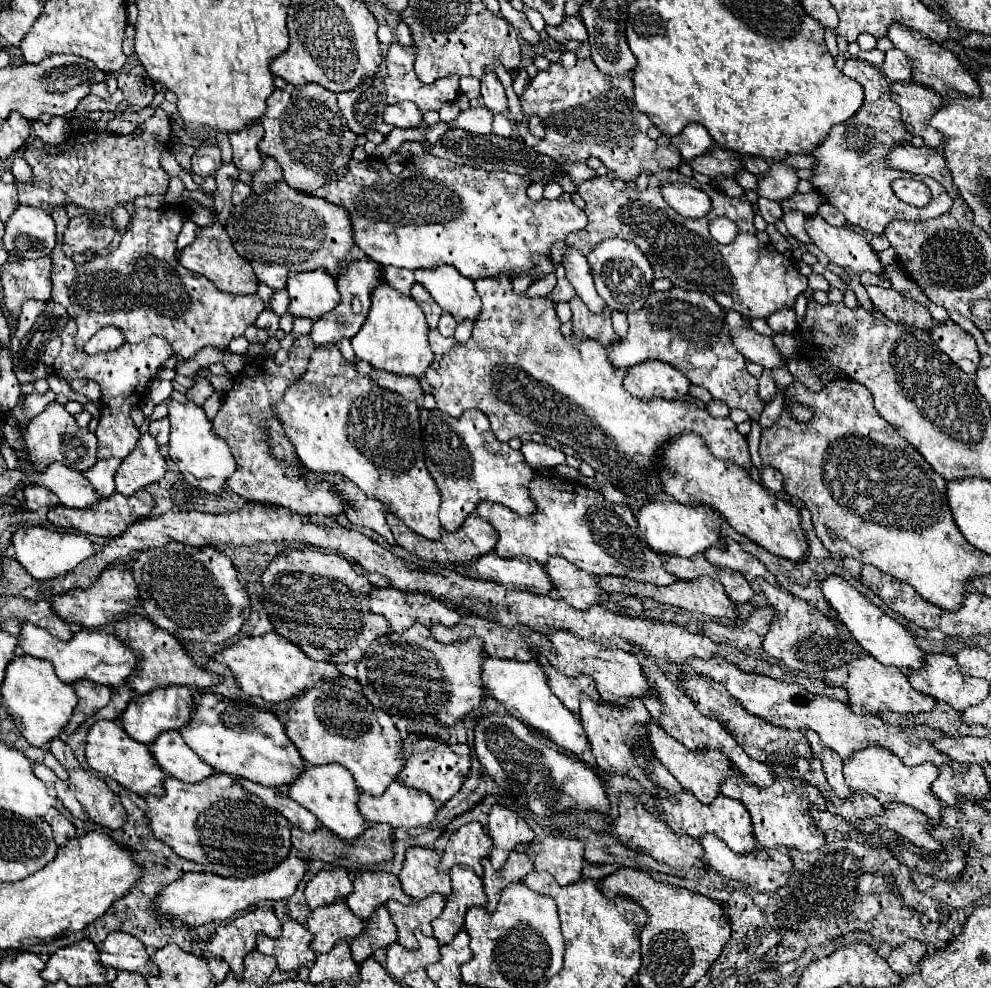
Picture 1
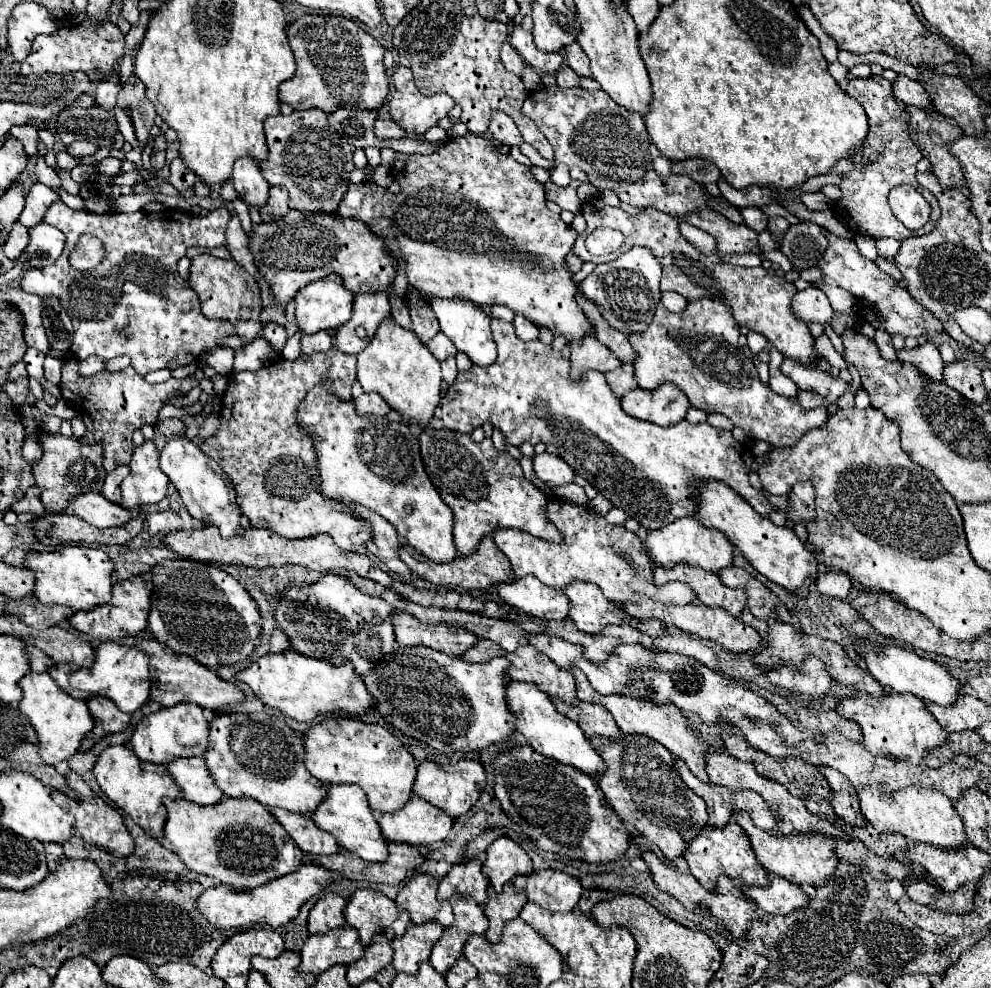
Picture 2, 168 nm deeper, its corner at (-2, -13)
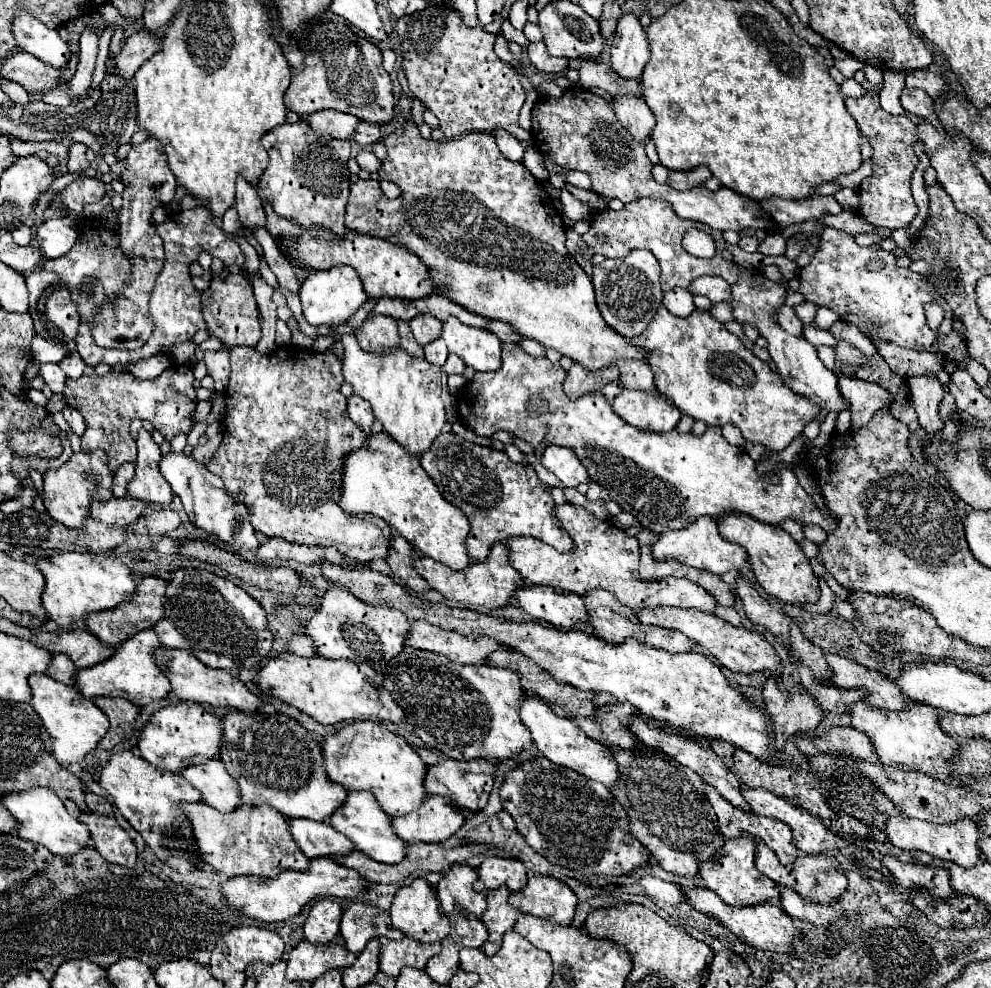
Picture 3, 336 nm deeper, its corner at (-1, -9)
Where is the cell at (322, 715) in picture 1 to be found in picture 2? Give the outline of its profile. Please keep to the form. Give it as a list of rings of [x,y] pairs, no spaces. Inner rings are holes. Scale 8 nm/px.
[[[329,715],[315,723],[303,735],[307,771],[323,783],[355,783],[359,785],[373,811],[391,813],[411,799],[411,785],[417,775],[417,763],[405,745],[383,725],[363,723],[353,717]]]

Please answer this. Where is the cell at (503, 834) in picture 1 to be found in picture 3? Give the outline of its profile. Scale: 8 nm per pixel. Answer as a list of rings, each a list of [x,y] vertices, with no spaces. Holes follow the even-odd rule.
[[[488,857],[478,869],[478,881],[474,883],[476,891],[498,889],[506,885],[510,891],[520,891],[526,885],[526,867],[518,859]]]

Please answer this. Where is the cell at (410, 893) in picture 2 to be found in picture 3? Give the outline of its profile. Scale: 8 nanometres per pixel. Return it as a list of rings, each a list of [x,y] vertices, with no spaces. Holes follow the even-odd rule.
[[[414,879],[412,885],[402,887],[390,907],[390,919],[392,919],[392,927],[402,931],[406,937],[412,937],[420,943],[434,943],[434,941],[442,941],[444,937],[448,937],[450,933],[450,919],[440,911],[438,899],[434,889],[426,883],[426,879]]]

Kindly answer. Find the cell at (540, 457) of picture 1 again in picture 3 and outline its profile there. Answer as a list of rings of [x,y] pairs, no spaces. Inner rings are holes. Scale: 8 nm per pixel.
[[[550,445],[544,455],[542,455],[542,465],[546,469],[550,469],[566,487],[576,487],[580,483],[590,481],[586,467],[578,461],[576,453],[572,449],[566,447],[556,447]]]

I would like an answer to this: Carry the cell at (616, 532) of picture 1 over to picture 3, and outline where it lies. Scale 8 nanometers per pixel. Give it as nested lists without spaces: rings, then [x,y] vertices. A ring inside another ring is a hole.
[[[562,503],[556,505],[556,517],[562,527],[574,539],[574,549],[570,553],[558,553],[554,547],[534,539],[534,537],[514,537],[508,541],[510,547],[510,563],[512,567],[532,585],[548,585],[554,589],[570,591],[580,597],[590,593],[592,589],[606,589],[622,601],[622,605],[638,611],[638,609],[656,609],[662,605],[680,607],[680,609],[698,609],[704,613],[714,613],[718,601],[700,585],[688,579],[666,577],[660,581],[642,581],[638,577],[638,559],[640,547],[638,539],[626,535],[622,529],[614,527],[610,521],[602,521],[588,513],[584,507]]]

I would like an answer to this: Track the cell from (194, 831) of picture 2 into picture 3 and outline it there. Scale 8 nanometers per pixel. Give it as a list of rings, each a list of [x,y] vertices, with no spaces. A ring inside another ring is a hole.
[[[182,803],[180,807],[188,813],[204,863],[218,873],[226,873],[228,877],[276,877],[284,869],[306,871],[310,867],[310,859],[302,853],[302,849],[290,835],[288,819],[268,805],[242,805],[232,813],[220,813],[206,803]]]

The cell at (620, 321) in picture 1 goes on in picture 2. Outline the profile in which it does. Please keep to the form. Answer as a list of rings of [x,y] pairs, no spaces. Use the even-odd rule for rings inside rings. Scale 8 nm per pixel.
[[[621,363],[619,369],[605,373],[605,377],[607,377],[607,383],[611,385],[613,393],[617,393],[617,397],[623,397],[623,393],[629,393],[637,387],[637,379],[633,375],[633,365],[627,365],[627,363]]]

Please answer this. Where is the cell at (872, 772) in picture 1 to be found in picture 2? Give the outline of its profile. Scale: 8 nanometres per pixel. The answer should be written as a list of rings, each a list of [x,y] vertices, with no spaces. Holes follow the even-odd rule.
[[[869,785],[857,789],[861,813],[877,831],[897,831],[911,841],[929,843],[941,849],[955,849],[961,847],[967,839],[961,817],[953,809],[951,799],[937,789],[923,789],[923,787],[907,787],[901,793],[887,793],[887,789],[879,789],[879,785]]]

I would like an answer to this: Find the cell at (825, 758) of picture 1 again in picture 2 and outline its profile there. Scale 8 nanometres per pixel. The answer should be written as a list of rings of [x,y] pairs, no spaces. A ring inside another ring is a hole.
[[[823,765],[823,767],[817,767],[817,769],[825,775],[829,787],[833,791],[833,799],[831,799],[833,811],[851,825],[857,825],[857,827],[865,825],[867,821],[865,821],[865,817],[859,809],[855,787],[851,787],[851,783],[841,773],[835,773],[835,769],[831,769],[831,767]]]

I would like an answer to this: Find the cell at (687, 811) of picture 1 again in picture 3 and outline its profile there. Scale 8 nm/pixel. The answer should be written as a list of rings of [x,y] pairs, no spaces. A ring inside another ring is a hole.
[[[742,835],[738,839],[726,839],[724,849],[718,853],[718,857],[712,861],[704,861],[700,865],[700,877],[704,879],[706,889],[714,891],[728,905],[736,905],[736,907],[758,905],[758,903],[778,903],[780,901],[780,887],[756,869],[754,855],[756,855],[754,837]]]

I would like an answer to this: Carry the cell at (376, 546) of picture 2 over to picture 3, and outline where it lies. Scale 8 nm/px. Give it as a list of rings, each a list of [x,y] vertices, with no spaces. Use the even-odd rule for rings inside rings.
[[[398,535],[398,537],[392,539],[392,547],[390,547],[390,555],[388,557],[390,559],[386,559],[386,561],[388,561],[394,577],[402,579],[412,591],[426,593],[430,589],[428,583],[412,567],[412,563],[420,557],[420,553],[404,537]]]

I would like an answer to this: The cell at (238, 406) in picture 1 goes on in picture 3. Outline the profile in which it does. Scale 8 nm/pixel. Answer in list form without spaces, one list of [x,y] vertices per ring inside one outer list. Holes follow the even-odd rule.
[[[232,347],[230,349],[230,363],[232,363],[232,371],[230,371],[230,385],[228,385],[228,391],[226,391],[226,415],[224,415],[224,421],[222,421],[224,423],[224,437],[222,437],[222,443],[220,443],[218,451],[214,453],[212,461],[208,463],[208,469],[224,481],[224,487],[230,495],[234,495],[238,501],[242,501],[248,507],[252,527],[256,531],[264,533],[266,537],[280,537],[280,539],[290,541],[290,543],[338,547],[342,555],[346,555],[348,559],[360,561],[360,563],[368,563],[372,559],[386,559],[390,541],[394,537],[392,527],[386,521],[376,519],[372,515],[348,515],[338,505],[338,497],[340,497],[340,489],[342,489],[342,461],[344,461],[346,455],[350,455],[350,451],[360,449],[364,445],[366,437],[368,437],[366,431],[360,425],[356,425],[346,413],[346,397],[340,393],[340,385],[344,381],[342,361],[338,361],[338,357],[332,351],[316,353],[316,351],[308,351],[308,349],[280,347],[280,351],[276,351],[276,353],[258,355],[252,347]]]

